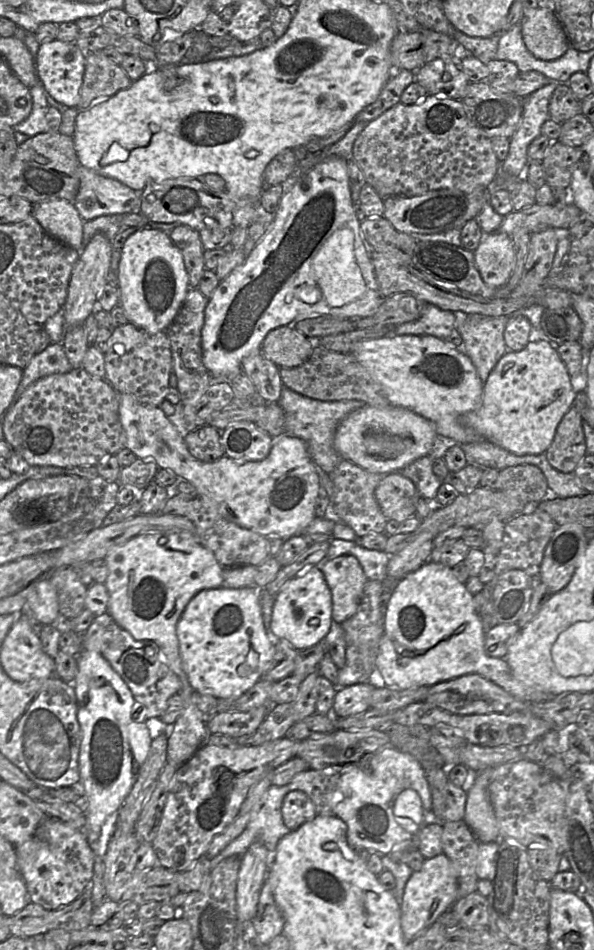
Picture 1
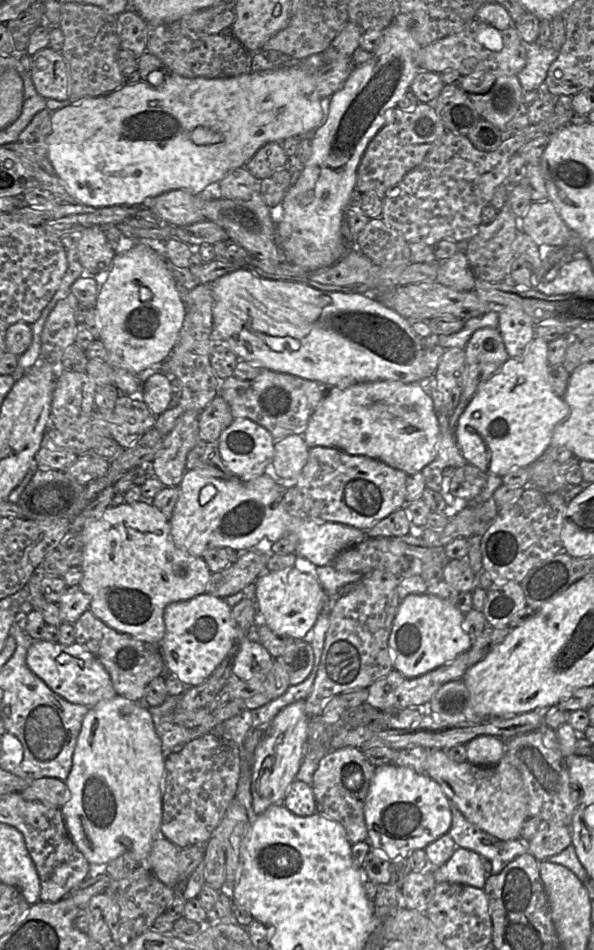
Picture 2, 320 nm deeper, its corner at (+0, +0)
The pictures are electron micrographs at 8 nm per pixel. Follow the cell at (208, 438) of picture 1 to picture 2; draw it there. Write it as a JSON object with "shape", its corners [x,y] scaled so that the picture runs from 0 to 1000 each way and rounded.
{"shape":[[[369,415],[337,434],[335,459],[338,465],[364,466],[375,455],[394,442],[384,424]]]}

